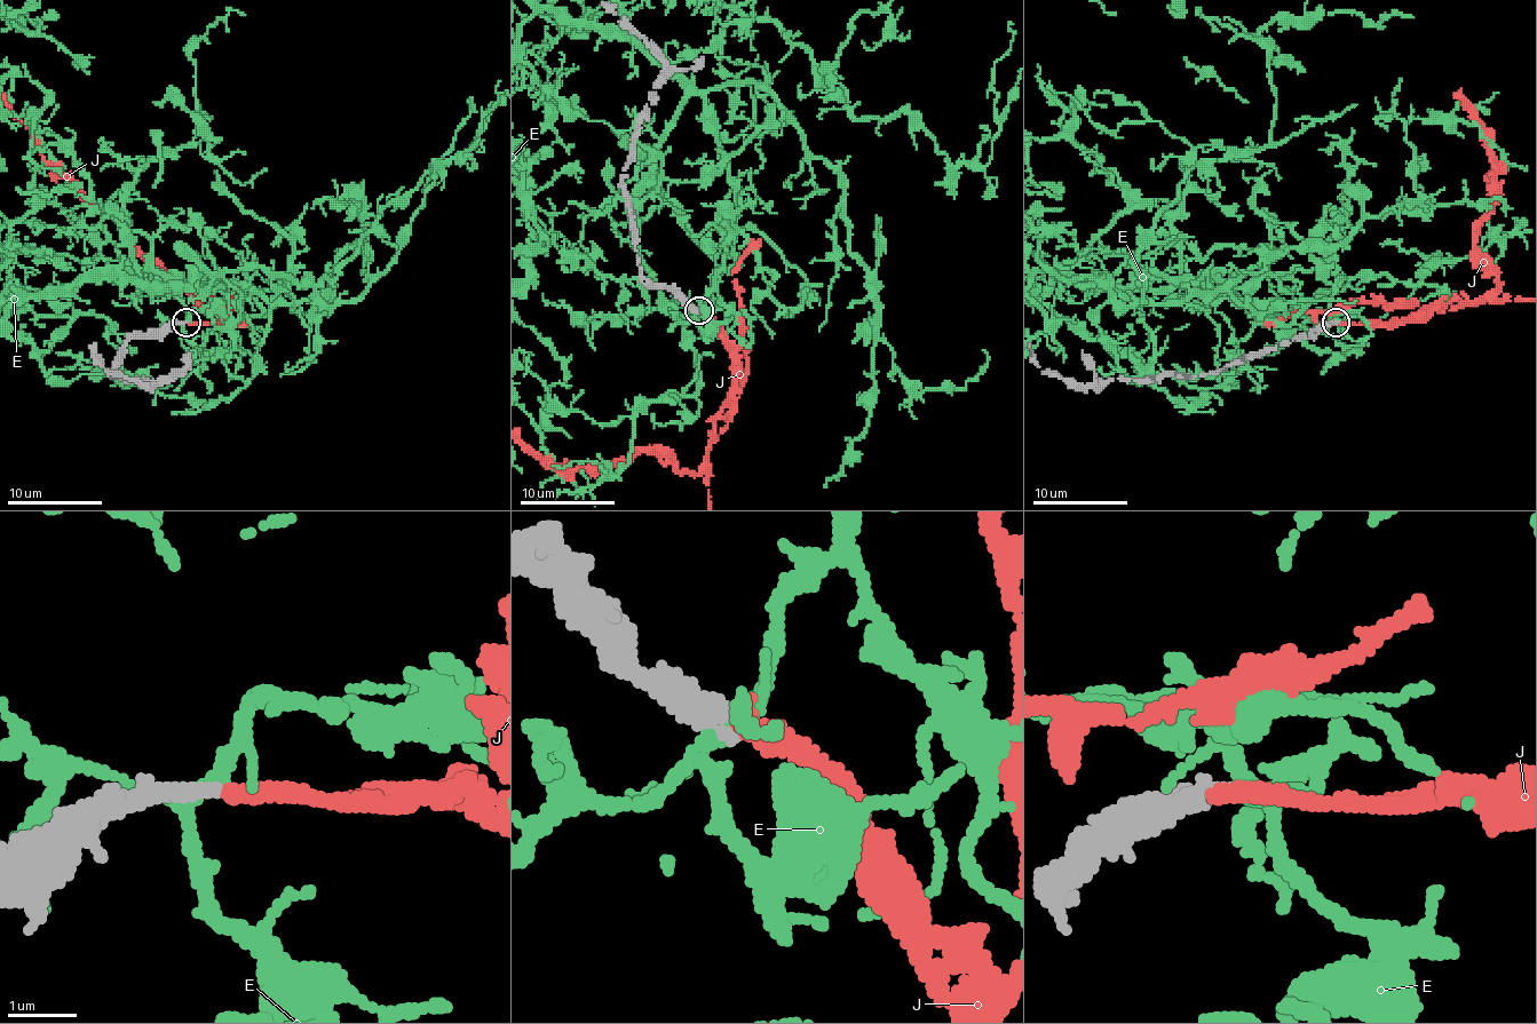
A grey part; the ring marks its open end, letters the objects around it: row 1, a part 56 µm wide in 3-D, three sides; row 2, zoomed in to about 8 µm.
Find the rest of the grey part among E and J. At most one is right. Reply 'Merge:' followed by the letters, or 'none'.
Merge: J

